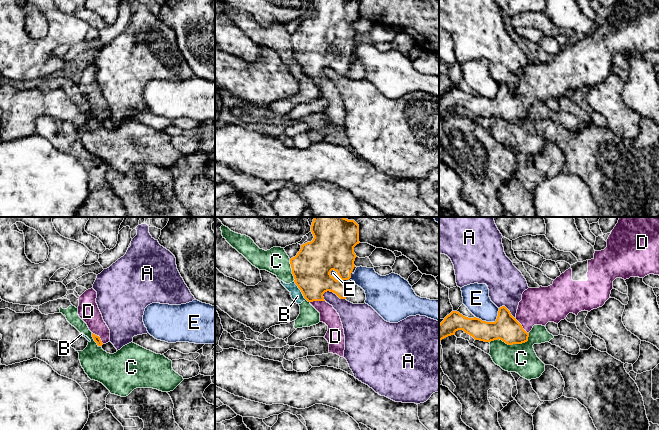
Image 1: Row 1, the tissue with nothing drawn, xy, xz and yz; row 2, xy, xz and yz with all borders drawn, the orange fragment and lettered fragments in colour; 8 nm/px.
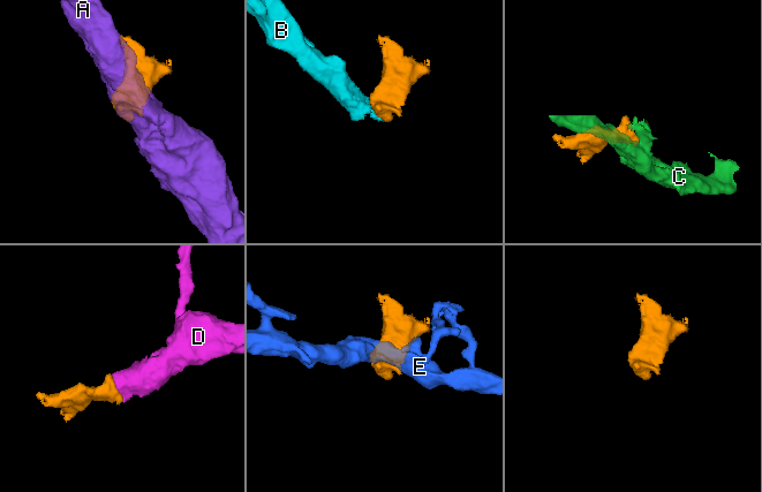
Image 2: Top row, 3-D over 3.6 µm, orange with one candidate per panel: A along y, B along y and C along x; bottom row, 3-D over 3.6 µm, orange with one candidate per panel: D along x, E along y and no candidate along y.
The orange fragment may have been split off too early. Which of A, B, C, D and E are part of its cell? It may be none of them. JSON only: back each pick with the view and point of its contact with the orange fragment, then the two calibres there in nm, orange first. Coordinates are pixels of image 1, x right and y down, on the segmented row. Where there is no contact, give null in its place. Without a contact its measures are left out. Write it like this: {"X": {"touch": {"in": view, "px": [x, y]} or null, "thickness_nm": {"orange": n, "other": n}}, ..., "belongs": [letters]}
{"D": {"touch": {"in": "yz", "px": [521, 326]}, "thickness_nm": {"orange": 200, "other": 300}}, "belongs": ["D"]}

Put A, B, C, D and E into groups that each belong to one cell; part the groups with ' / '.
A / B C / D / E

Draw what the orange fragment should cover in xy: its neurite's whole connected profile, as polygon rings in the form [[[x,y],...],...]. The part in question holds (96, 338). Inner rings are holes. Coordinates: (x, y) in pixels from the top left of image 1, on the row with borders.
[[[91,288],[79,297],[78,315],[87,324],[98,346],[110,341],[110,330],[96,303],[97,292]]]

